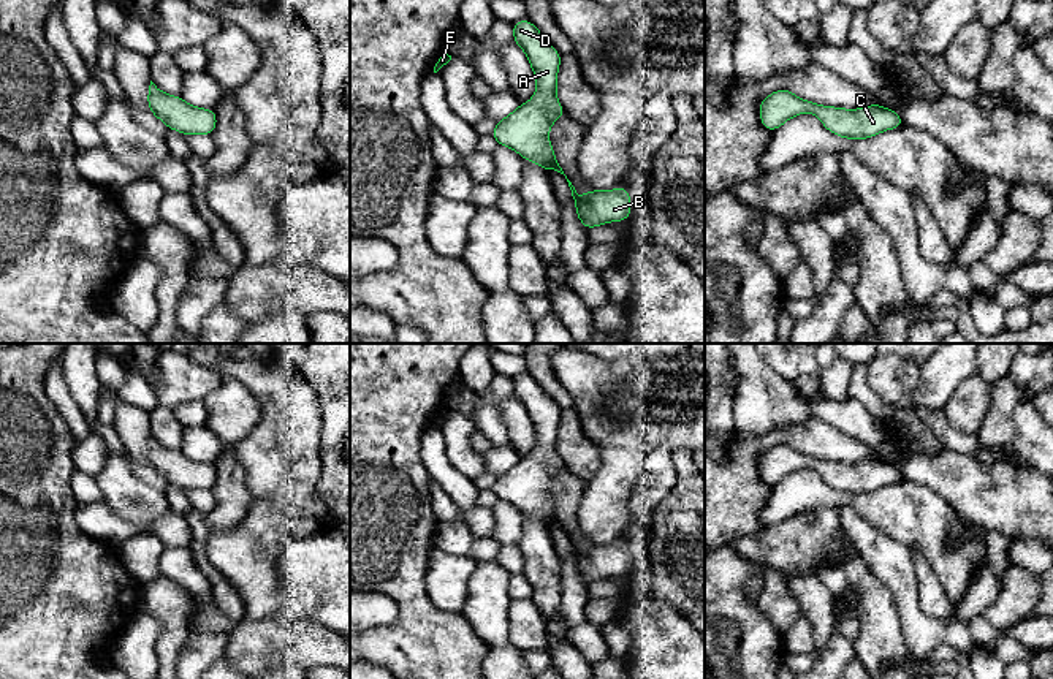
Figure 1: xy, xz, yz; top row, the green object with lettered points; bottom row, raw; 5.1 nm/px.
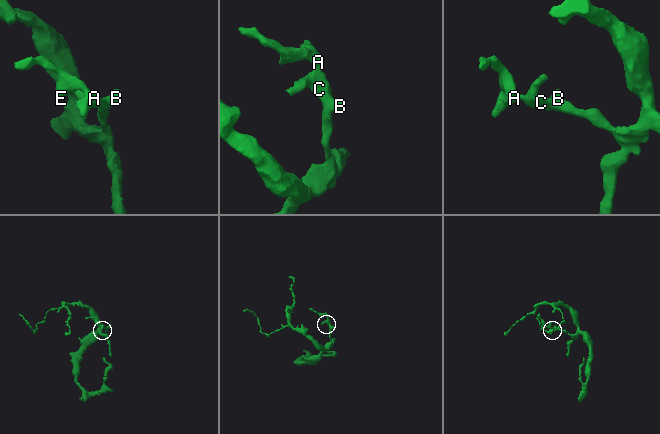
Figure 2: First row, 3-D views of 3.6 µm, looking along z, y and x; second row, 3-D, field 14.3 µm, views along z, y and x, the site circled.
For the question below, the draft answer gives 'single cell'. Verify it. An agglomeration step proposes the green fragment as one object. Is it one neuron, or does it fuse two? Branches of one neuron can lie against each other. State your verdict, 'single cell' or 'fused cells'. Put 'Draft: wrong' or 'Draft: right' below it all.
single cell
Draft: right

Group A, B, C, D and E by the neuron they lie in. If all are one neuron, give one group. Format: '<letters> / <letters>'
A B C D E

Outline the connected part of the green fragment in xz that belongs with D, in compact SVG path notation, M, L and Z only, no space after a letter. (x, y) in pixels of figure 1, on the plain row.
M529 374L511 378L513 396L527 410L537 445L527 457L518 457L510 470L496 478L492 492L499 500L510 502L524 514L540 519L546 527L554 524L564 529L548 491L554 475L567 472L557 457L557 426L562 410Z

